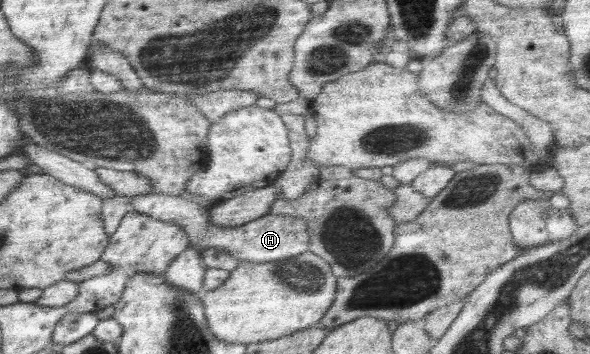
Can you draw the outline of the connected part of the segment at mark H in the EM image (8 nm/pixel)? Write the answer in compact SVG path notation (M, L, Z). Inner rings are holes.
M156 192L133 196L129 211L149 215L154 219L158 219L158 221L176 223L186 231L190 245L193 247L197 247L201 251L209 248L224 251L239 263L260 264L289 258L295 259L308 251L310 246L310 232L308 232L306 220L300 217L264 214L244 225L226 228L226 226L216 226L216 224L210 222L208 207L204 207L198 202L194 202L194 200L184 200L179 195Z

